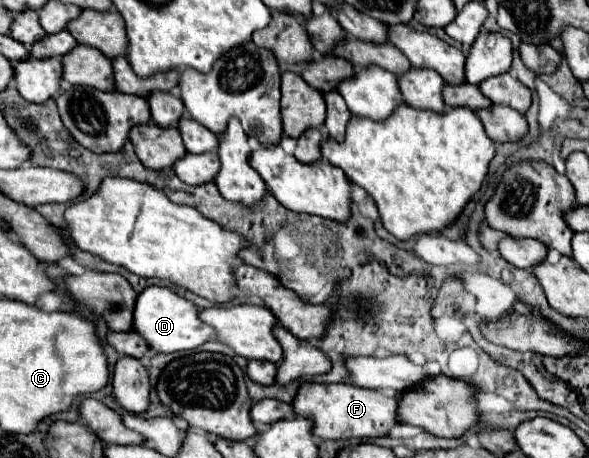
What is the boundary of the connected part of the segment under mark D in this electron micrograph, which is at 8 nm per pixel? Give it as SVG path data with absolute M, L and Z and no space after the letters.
M147 287L137 297L135 305L135 331L147 339L153 351L161 353L177 353L177 351L193 351L215 337L213 327L205 325L199 319L199 307L185 297L177 295L169 287Z

